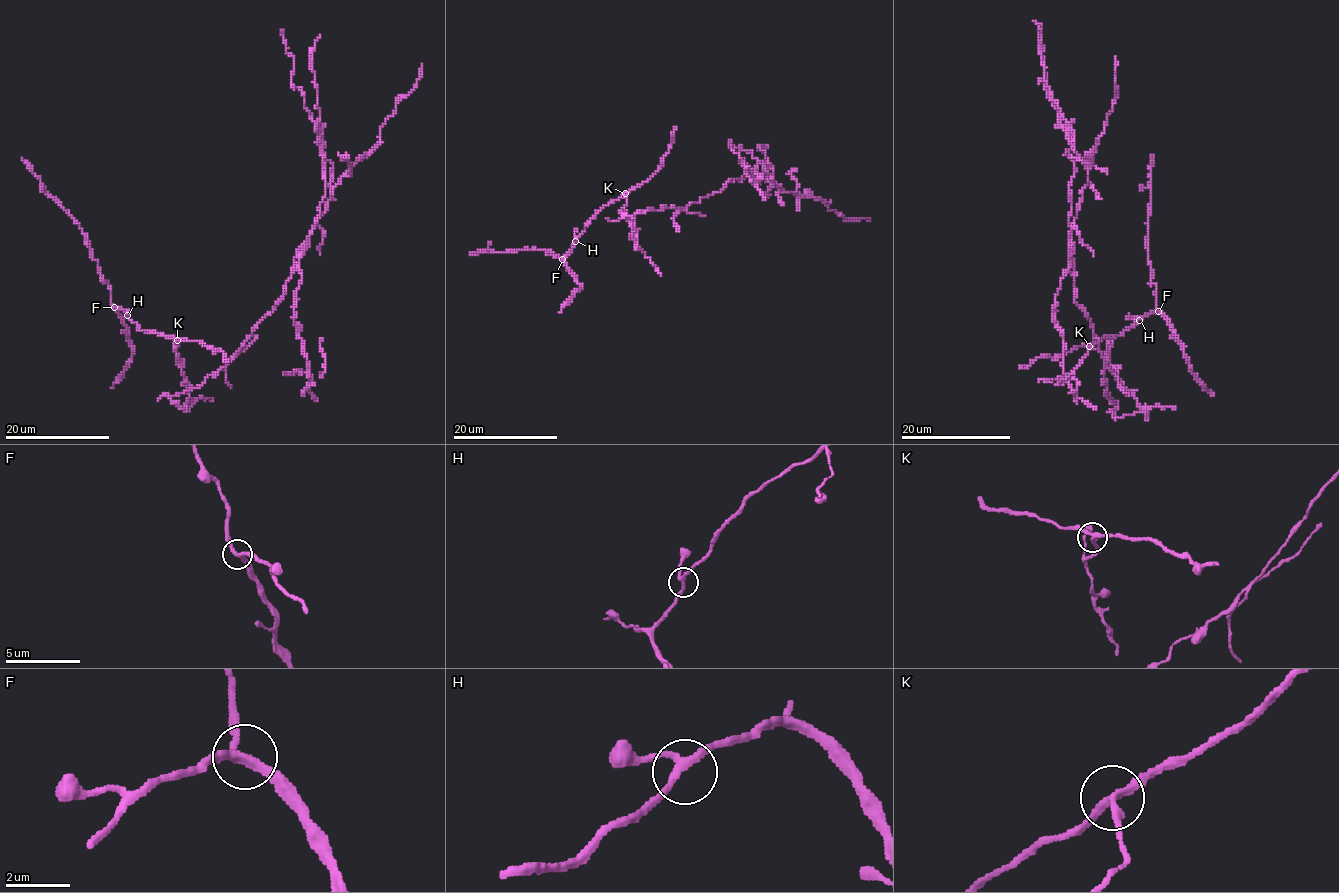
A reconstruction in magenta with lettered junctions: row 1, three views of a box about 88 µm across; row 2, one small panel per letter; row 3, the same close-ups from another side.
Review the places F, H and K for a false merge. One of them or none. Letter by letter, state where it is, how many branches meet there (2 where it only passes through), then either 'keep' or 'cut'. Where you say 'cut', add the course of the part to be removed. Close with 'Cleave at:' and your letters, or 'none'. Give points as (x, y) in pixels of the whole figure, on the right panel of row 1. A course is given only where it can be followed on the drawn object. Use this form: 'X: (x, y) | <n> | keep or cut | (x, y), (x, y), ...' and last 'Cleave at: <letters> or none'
F: (1158, 311) | 3 | keep
H: (1139, 320) | 3 | keep
K: (1089, 346) | 3 | cut | (1088, 346), (1106, 355), (1138, 411), (1113, 415), (1099, 340), (1075, 301), (1073, 149), (1047, 97), (1032, 20)
Cleave at: K

